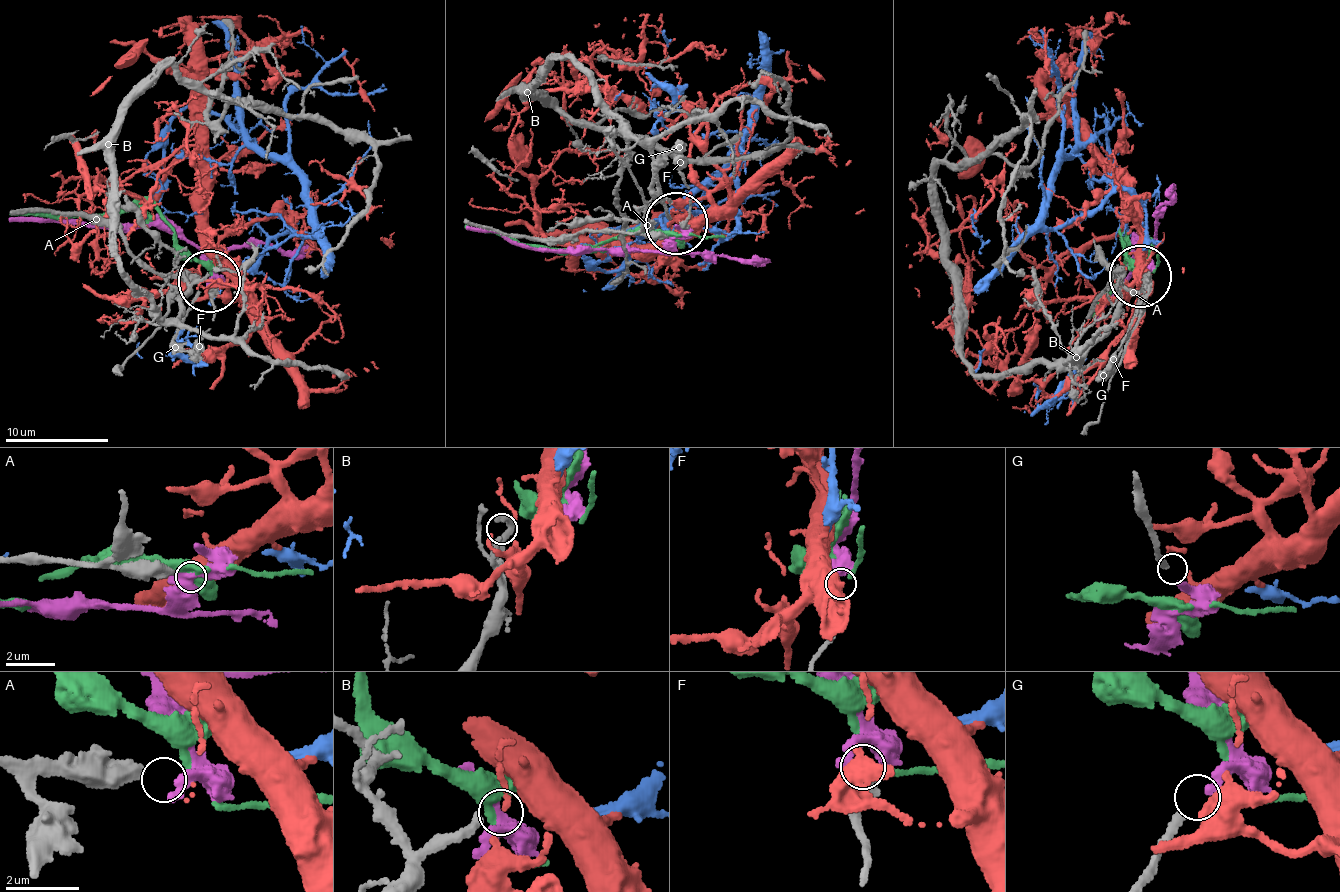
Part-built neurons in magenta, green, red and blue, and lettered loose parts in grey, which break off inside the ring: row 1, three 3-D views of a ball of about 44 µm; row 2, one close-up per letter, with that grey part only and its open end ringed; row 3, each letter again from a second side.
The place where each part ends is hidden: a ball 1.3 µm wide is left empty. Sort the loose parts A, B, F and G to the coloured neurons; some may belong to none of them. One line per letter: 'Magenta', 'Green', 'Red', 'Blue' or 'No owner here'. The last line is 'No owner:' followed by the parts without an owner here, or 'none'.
A: No owner here
B: No owner here
F: Green
G: Magenta
No owner: A, B

